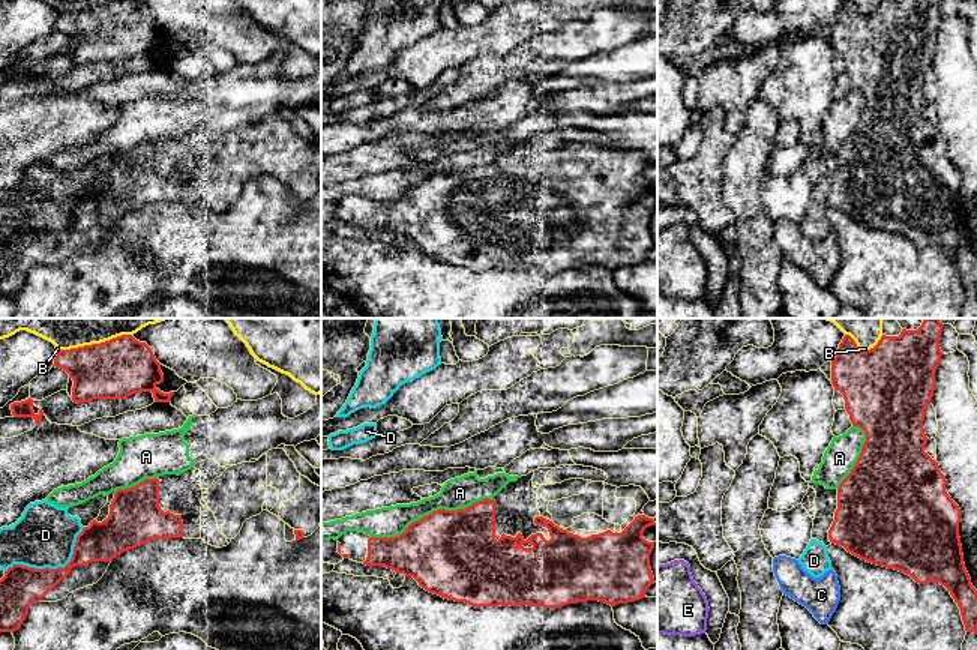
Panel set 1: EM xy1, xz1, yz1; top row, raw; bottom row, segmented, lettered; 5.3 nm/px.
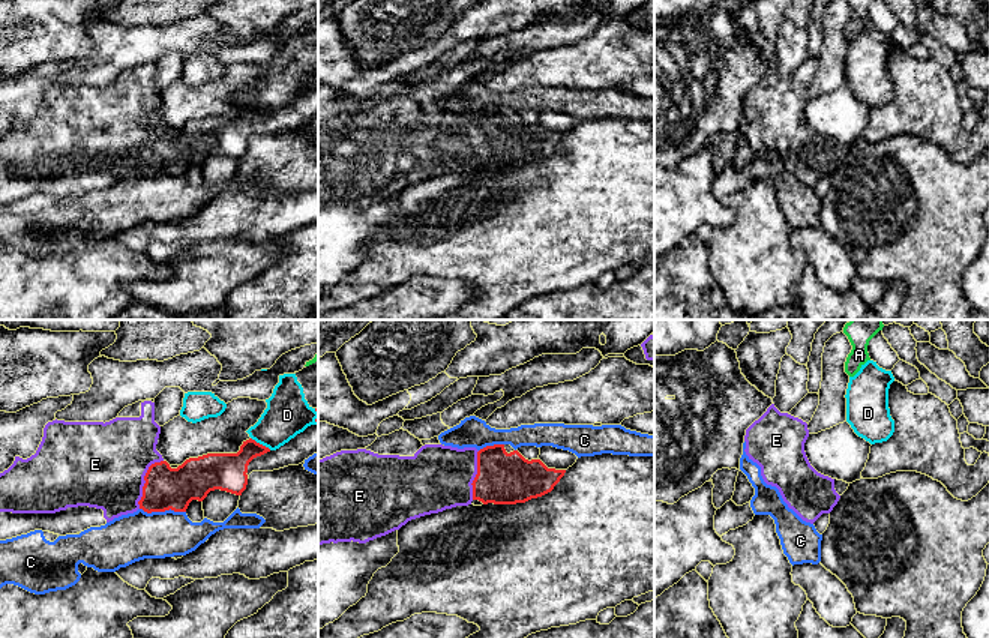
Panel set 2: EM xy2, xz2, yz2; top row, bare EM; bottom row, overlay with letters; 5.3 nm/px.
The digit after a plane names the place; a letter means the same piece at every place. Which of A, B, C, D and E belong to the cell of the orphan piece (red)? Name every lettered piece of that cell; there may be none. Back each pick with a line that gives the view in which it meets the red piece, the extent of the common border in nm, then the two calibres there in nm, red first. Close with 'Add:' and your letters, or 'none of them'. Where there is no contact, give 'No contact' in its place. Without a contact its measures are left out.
E: Touches red in xy2. Shared border 300 nm. Thickness 220 nm (red) against 460 nm
Add: E

